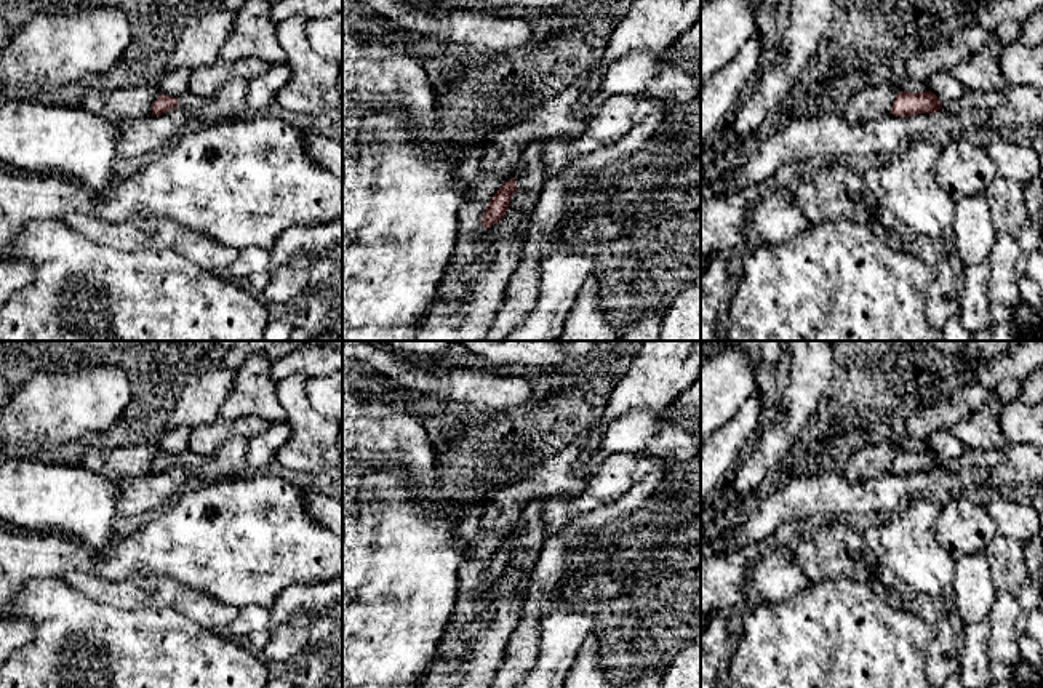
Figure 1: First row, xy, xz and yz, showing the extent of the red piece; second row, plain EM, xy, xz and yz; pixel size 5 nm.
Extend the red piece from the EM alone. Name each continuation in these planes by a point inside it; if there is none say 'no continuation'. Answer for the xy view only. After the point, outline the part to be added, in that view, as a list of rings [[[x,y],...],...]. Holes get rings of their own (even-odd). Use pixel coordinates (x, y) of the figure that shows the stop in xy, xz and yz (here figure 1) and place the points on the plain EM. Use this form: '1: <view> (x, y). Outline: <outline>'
1: xy (197, 466). Outline: [[[186,451],[178,458],[178,461],[179,466],[182,466],[190,475],[192,483],[197,483],[206,477],[210,458]]]

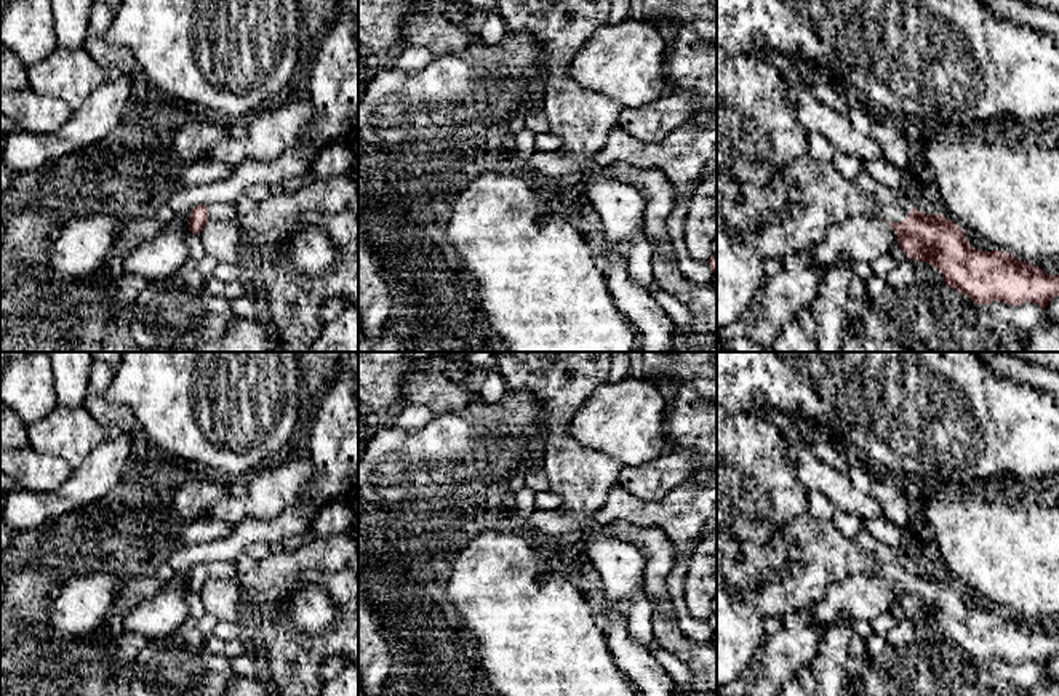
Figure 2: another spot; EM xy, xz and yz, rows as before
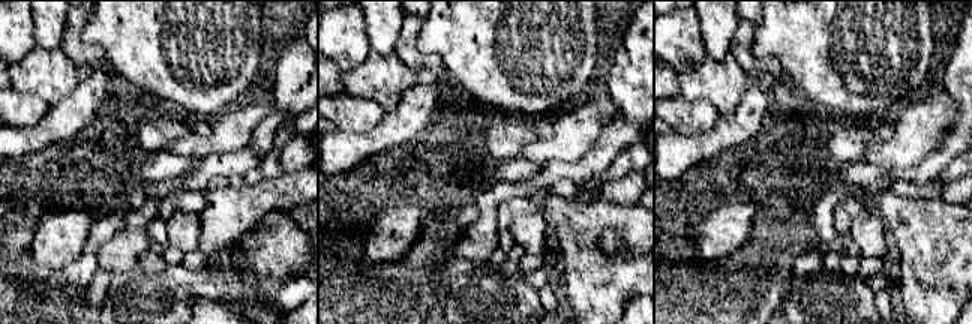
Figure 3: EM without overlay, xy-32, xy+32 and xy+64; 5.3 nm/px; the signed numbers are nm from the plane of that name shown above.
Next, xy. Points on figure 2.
1: xy (218, 568). Outline: [[[213,560],[206,563],[208,578],[232,579],[237,578],[238,570],[234,560]]]

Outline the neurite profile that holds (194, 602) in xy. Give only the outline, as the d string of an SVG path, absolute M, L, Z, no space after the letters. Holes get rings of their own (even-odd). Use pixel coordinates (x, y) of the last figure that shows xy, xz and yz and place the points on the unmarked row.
M190 589L186 594L186 603L189 606L189 614L194 619L200 619L200 618L203 618L206 614L200 595L192 592Z

